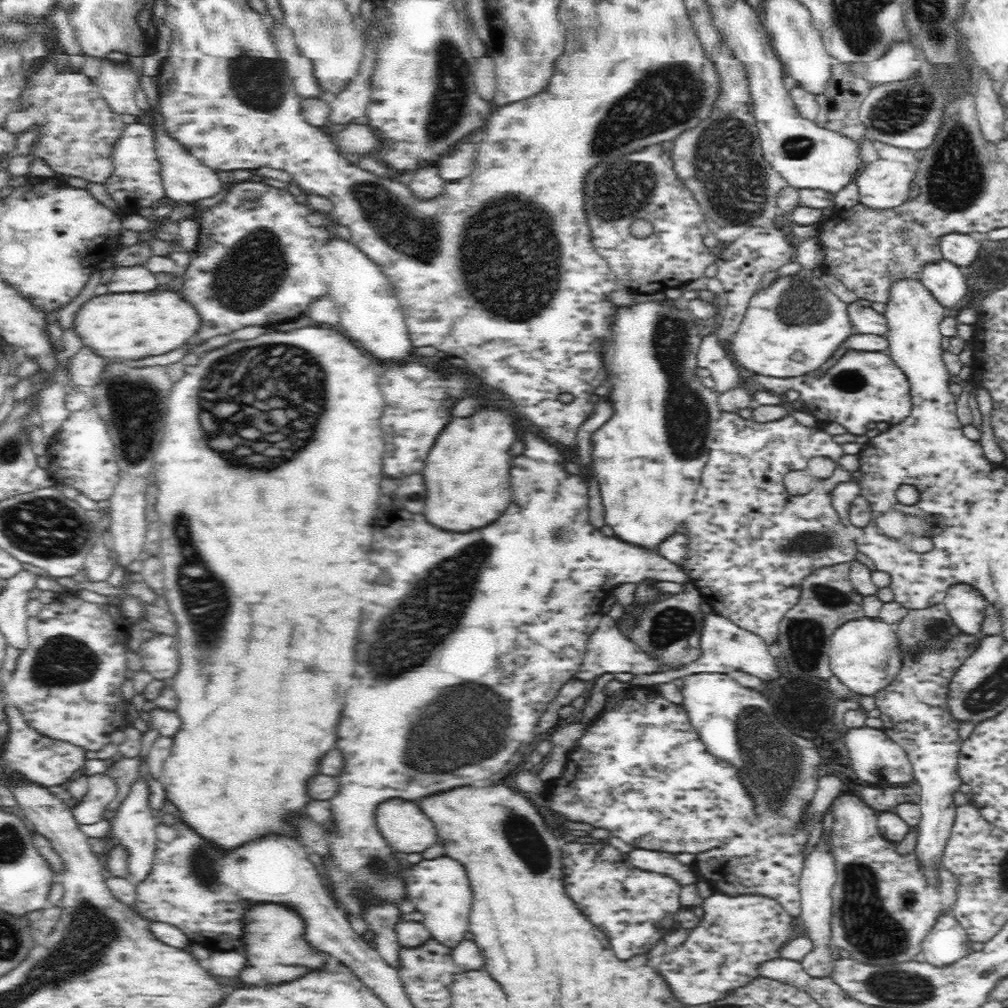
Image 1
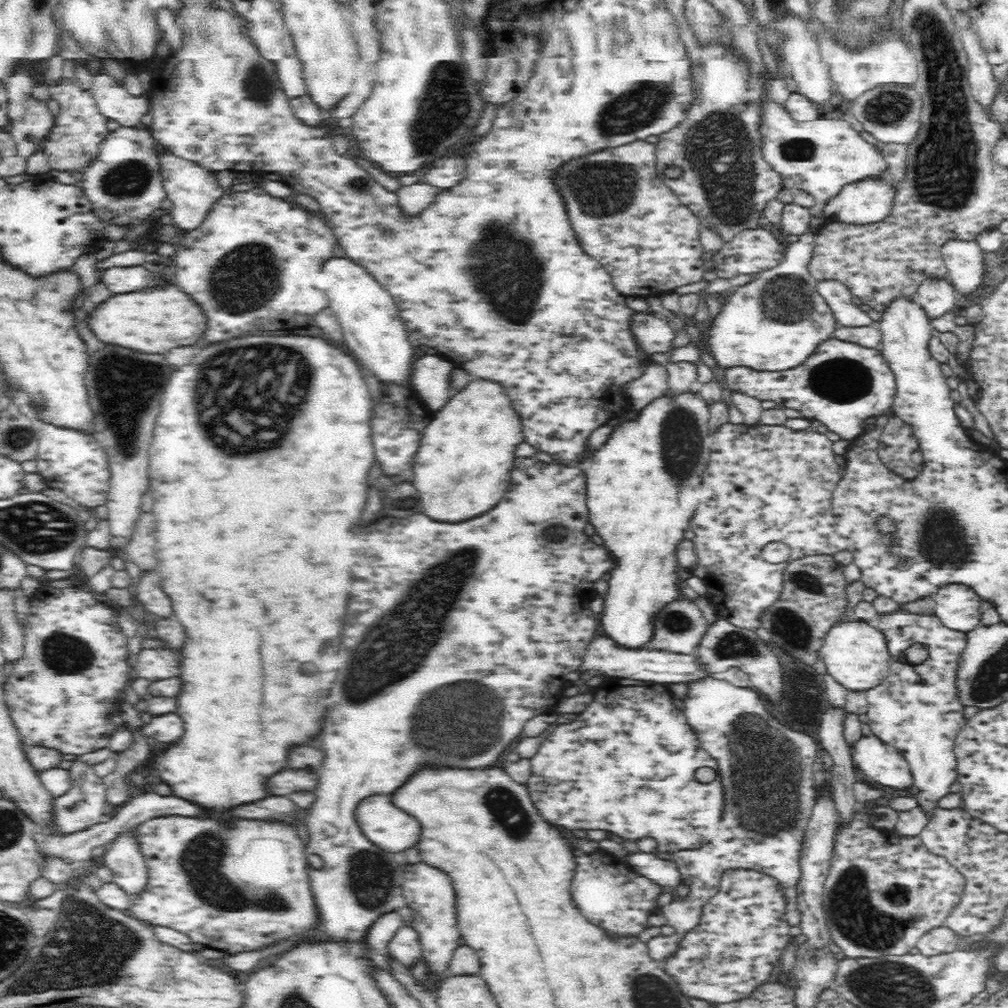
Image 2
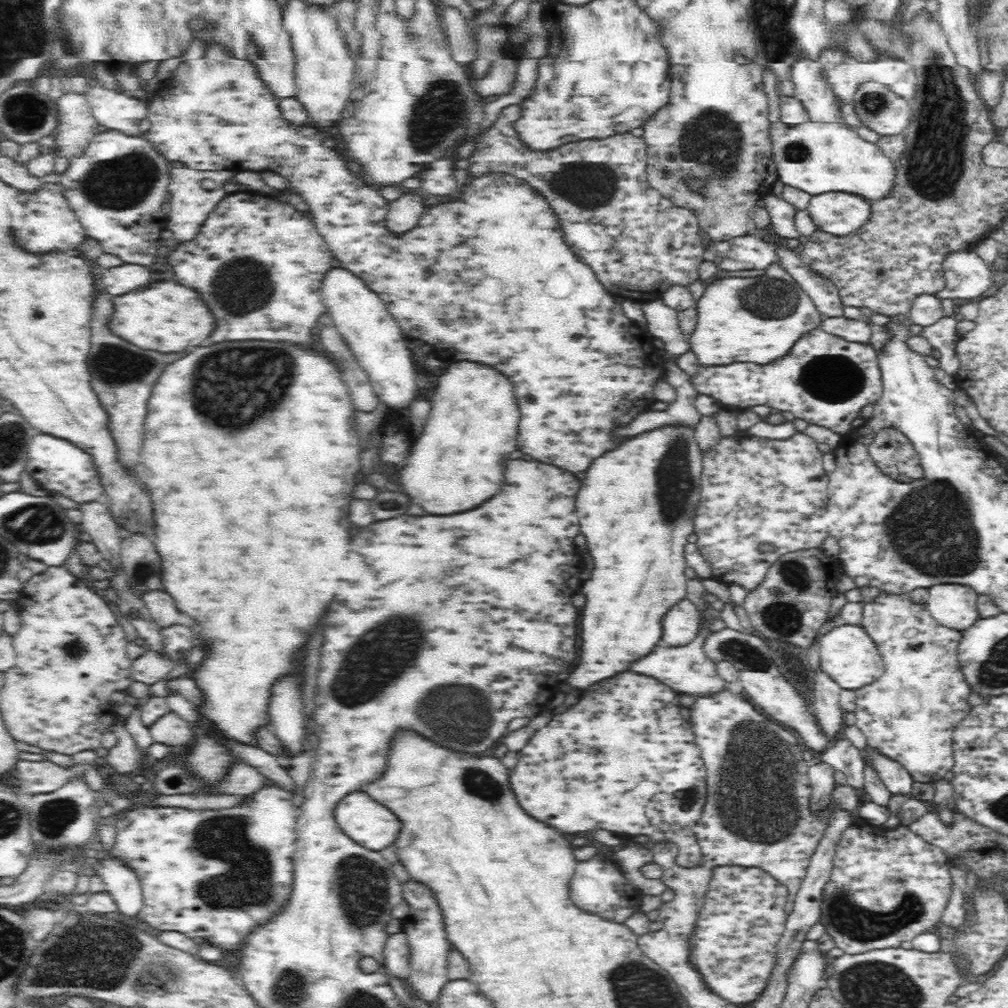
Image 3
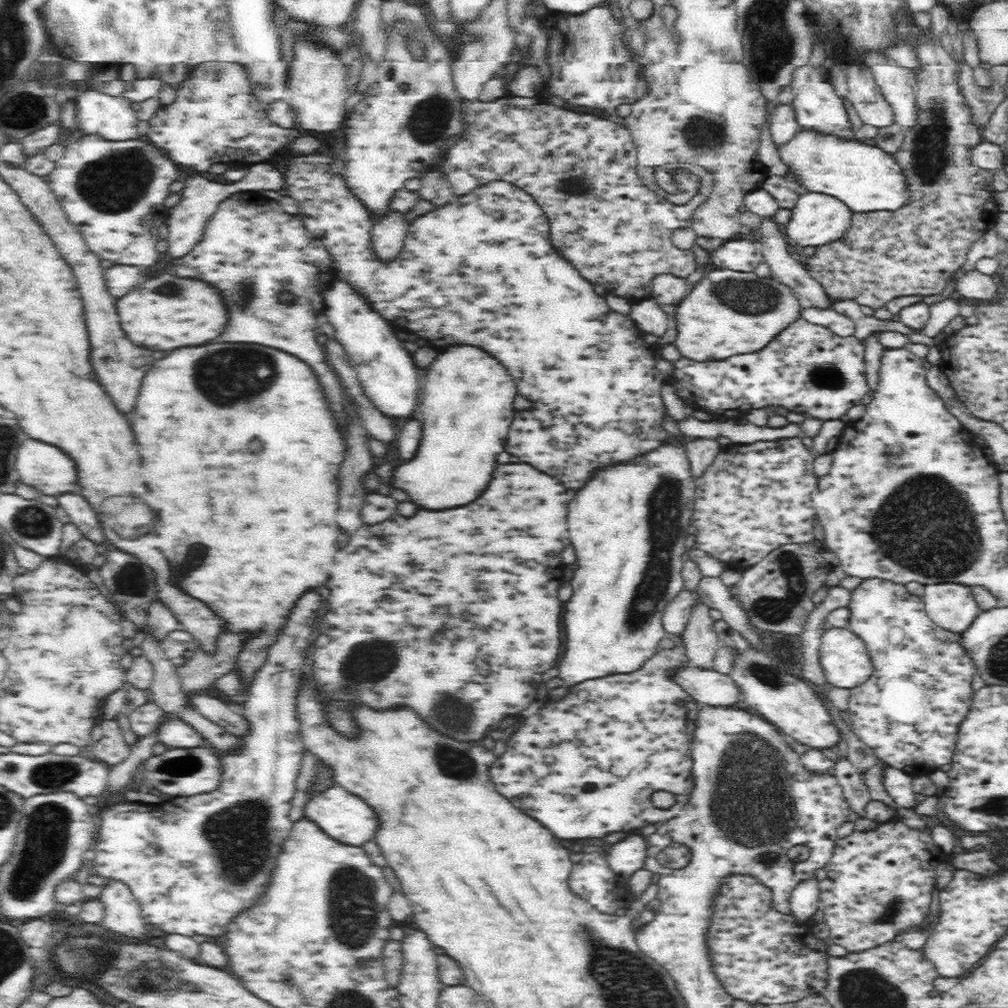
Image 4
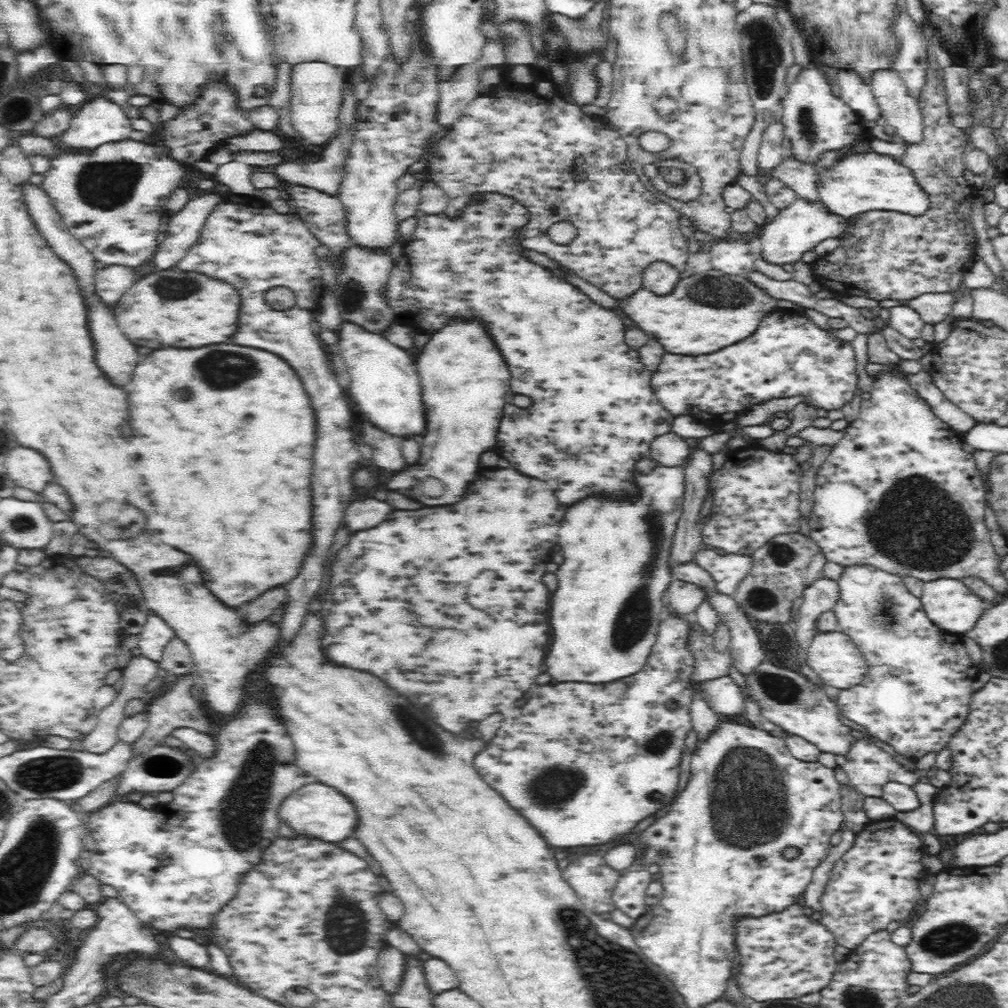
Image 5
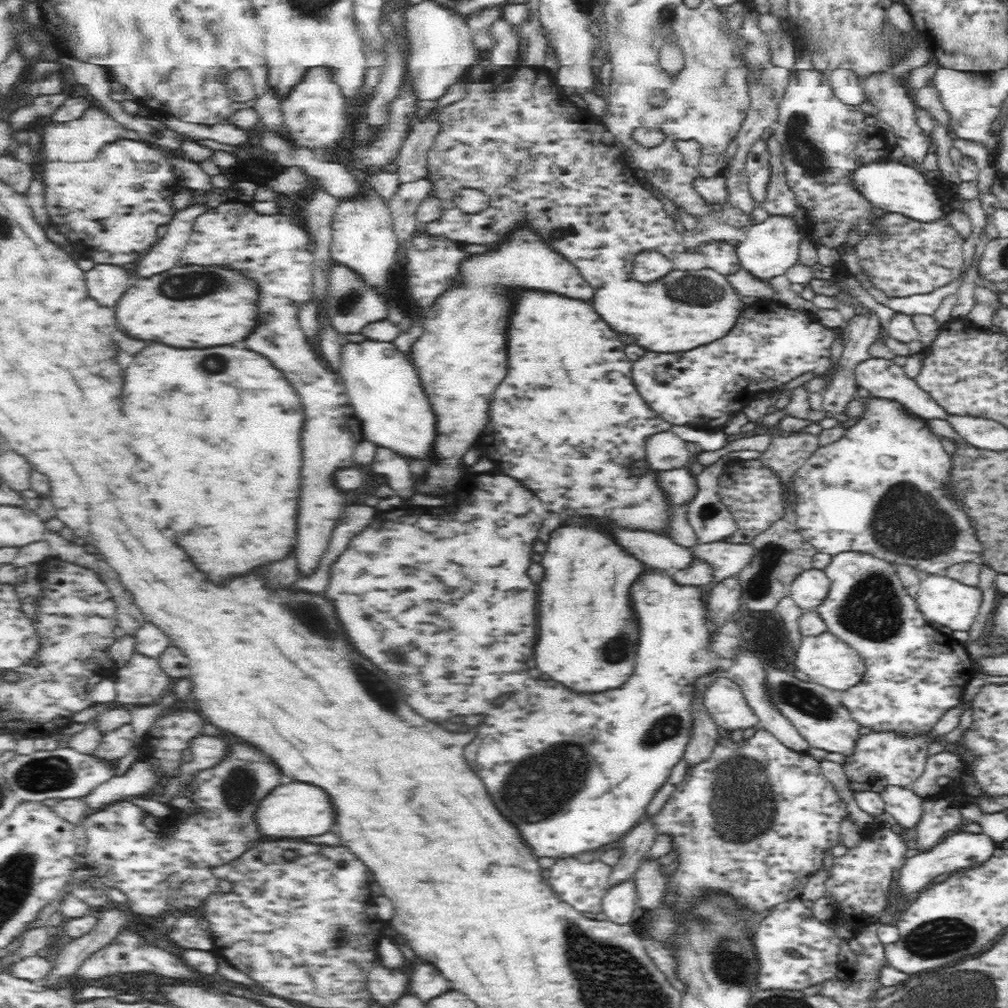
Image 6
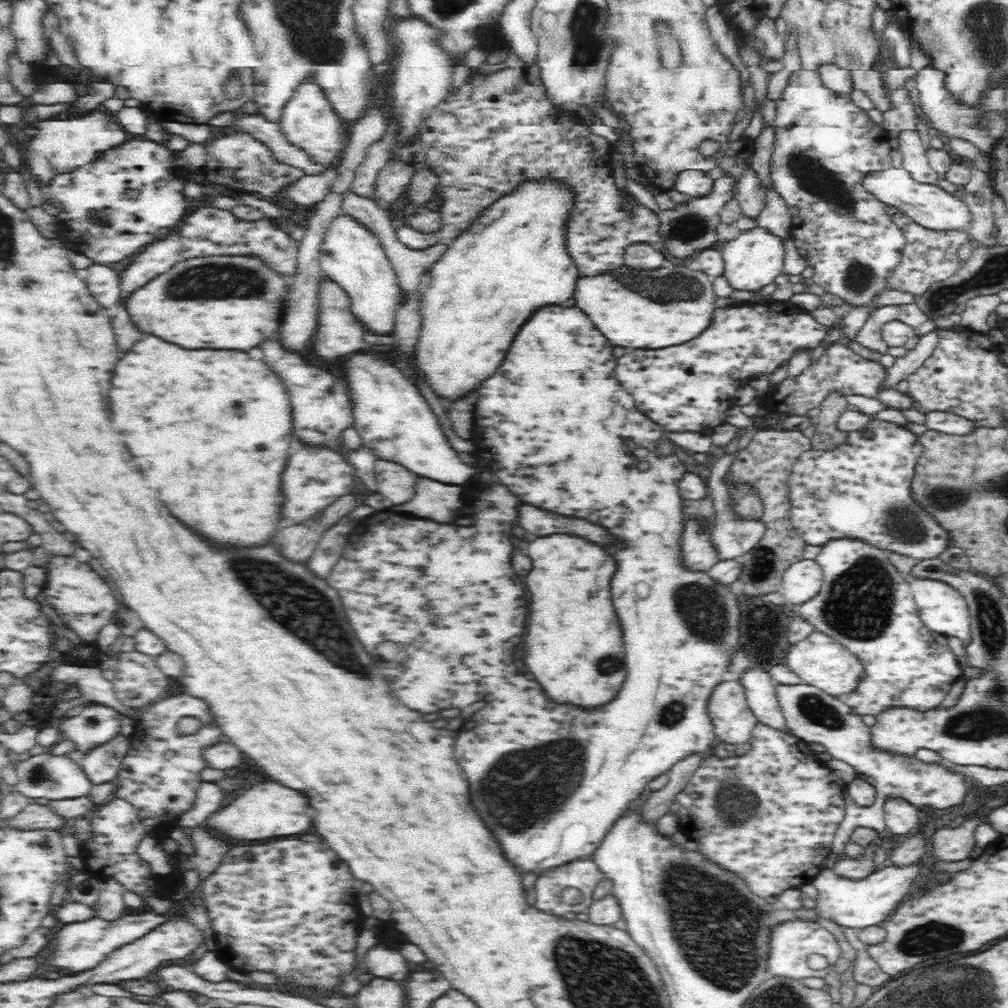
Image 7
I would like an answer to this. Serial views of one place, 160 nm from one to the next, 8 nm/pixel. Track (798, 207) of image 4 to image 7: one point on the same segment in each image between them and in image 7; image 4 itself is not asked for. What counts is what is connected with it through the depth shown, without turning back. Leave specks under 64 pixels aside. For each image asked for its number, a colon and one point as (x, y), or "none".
5: (783, 240)
6: (771, 248)
7: (755, 258)

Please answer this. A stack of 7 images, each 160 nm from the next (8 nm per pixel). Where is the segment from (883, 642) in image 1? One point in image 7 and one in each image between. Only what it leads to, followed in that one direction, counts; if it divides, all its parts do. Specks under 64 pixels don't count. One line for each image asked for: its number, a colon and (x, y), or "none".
2: (855, 654)
3: (847, 654)
4: (843, 657)
5: (835, 659)
6: (825, 659)
7: (819, 661)

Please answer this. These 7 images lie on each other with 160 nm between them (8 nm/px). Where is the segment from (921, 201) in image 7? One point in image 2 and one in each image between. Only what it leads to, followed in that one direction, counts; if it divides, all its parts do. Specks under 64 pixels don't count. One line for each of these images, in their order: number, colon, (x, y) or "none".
2: (820, 157)
3: (817, 157)
4: (865, 178)
5: (866, 182)
6: (888, 184)

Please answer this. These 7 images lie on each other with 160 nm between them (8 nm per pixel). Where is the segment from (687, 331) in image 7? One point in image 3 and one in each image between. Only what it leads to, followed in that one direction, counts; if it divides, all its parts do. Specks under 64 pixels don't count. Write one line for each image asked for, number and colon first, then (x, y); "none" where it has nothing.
3: (740, 318)
4: (727, 312)
5: (704, 312)
6: (684, 309)

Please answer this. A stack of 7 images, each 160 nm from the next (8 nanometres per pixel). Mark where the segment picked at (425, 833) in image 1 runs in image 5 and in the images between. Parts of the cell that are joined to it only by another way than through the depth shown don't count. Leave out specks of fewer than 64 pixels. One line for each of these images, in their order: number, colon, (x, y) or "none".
2: (384, 825)
3: (367, 823)
4: (343, 816)
5: (314, 810)

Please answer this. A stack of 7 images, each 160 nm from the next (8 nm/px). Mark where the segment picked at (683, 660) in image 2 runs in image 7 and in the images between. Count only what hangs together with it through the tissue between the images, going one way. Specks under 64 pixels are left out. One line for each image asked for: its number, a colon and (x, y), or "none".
3: (686, 668)
4: (714, 689)
5: (724, 696)
6: (724, 701)
7: (732, 720)

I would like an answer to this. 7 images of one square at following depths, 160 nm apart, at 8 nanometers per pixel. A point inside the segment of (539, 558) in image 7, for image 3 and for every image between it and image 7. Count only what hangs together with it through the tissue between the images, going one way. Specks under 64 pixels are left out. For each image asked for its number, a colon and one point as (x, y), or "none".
3: (637, 540)
4: (628, 525)
5: (604, 614)
6: (587, 633)

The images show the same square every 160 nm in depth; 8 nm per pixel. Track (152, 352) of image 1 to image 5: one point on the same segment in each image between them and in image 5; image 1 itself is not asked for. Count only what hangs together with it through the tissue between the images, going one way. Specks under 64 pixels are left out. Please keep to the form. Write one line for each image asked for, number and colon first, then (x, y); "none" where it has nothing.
2: (153, 321)
3: (167, 317)
4: (162, 313)
5: (203, 316)

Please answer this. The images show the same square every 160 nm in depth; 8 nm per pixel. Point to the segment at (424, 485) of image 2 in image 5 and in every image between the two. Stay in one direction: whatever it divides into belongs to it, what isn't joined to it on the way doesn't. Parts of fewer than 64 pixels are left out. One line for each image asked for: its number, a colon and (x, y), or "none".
3: (451, 469)
4: (464, 424)
5: (464, 378)

